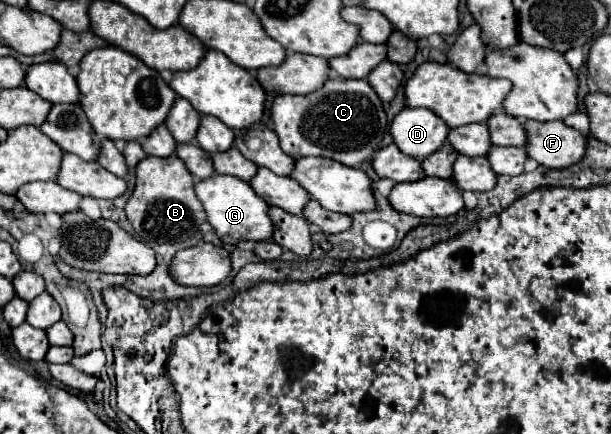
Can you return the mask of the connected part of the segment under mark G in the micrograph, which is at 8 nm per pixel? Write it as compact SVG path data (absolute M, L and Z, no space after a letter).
M215 174L195 184L195 194L203 202L207 220L211 222L211 226L217 230L217 236L225 244L237 244L237 240L241 238L259 242L259 240L269 240L273 236L269 204L261 196L257 196L257 192L249 186L251 186L249 182L223 174Z

